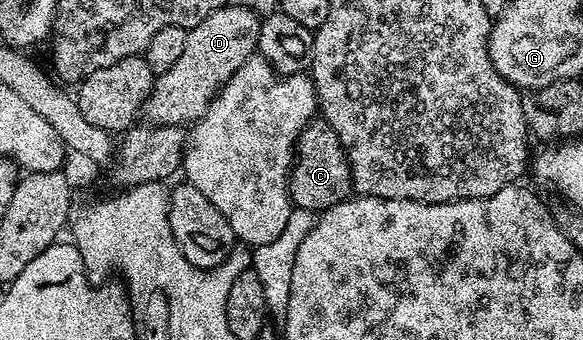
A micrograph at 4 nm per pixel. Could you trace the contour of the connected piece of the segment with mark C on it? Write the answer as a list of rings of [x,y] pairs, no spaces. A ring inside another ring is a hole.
[[[312,120],[296,140],[296,159],[288,176],[288,190],[295,208],[311,211],[323,211],[353,196],[352,168],[344,154],[344,145],[328,121]]]

